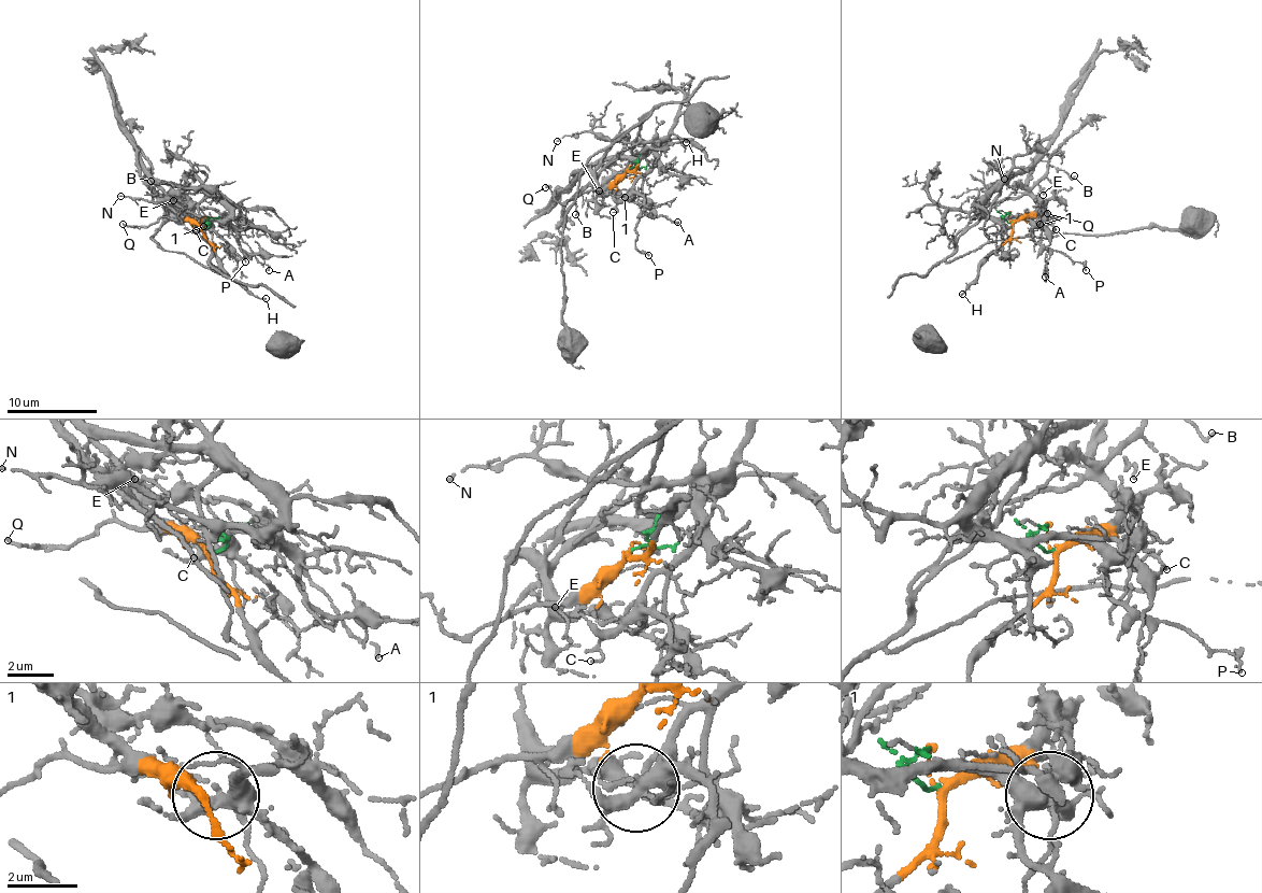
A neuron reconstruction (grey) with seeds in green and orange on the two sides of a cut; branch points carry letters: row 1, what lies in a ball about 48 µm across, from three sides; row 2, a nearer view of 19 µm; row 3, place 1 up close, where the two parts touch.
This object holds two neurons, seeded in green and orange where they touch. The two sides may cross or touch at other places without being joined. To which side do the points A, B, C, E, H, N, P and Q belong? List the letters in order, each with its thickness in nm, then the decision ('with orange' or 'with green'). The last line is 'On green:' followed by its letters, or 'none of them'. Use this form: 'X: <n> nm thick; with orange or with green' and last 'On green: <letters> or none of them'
A: 120 nm thick; with green
B: 110 nm thick; with orange
C: 100 nm thick; with green
E: 150 nm thick; with orange
H: 120 nm thick; with orange
N: 100 nm thick; with green
P: 90 nm thick; with green
Q: 120 nm thick; with orange
On green: A, C, N, P

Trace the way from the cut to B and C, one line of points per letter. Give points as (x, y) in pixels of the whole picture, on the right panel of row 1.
B: (1012, 222), (1036, 208), (1030, 188), (1052, 166), (1074, 175)
C: (1012, 222), (1004, 218), (1007, 212), (1044, 226), (1051, 224), (1057, 230)

